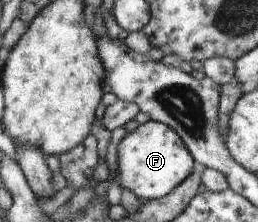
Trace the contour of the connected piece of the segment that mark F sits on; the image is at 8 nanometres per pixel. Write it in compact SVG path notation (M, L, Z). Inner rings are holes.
M149 120L127 133L118 144L118 181L121 188L130 190L138 199L151 200L166 197L187 177L194 168L190 155L181 136L166 124Z

